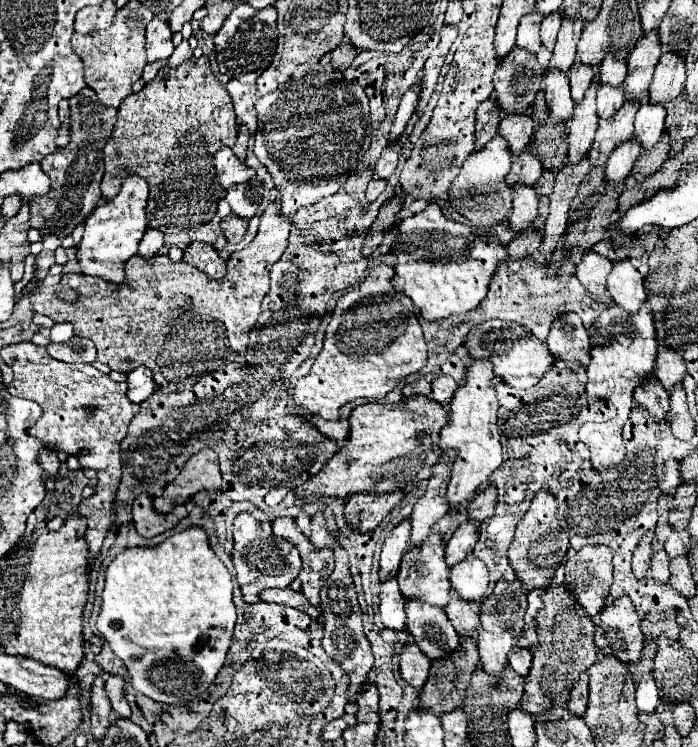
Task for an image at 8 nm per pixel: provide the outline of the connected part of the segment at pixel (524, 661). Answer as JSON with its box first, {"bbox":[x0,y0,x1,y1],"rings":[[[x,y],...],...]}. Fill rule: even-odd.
{"bbox":[509,647,531,677],"rings":[[[515,647],[515,651],[511,651],[511,655],[509,655],[509,667],[517,673],[517,675],[521,675],[521,677],[527,677],[527,673],[529,673],[529,669],[531,669],[531,651],[529,649],[519,649],[519,647]]]}

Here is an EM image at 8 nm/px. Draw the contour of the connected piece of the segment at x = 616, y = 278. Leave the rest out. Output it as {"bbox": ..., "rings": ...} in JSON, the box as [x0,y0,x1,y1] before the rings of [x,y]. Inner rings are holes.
{"bbox":[607,261,647,313],"rings":[[[625,261],[613,267],[607,279],[607,291],[613,297],[613,301],[629,313],[637,313],[647,301],[643,275]]]}

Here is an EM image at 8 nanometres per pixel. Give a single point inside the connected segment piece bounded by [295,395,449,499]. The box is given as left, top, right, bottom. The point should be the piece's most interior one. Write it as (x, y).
(390, 446)

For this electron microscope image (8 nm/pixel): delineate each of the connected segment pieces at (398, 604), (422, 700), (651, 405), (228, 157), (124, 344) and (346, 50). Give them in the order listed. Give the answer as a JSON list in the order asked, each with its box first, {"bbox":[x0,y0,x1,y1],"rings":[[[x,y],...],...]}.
[{"bbox":[381,577,405,631],"rings":[[[395,577],[387,579],[387,583],[381,585],[381,621],[387,629],[393,631],[405,631],[405,599],[395,583]]]},{"bbox":[419,637,479,717],"rings":[[[461,637],[459,655],[447,655],[447,657],[449,659],[437,659],[431,665],[429,679],[425,681],[425,685],[419,693],[419,709],[431,711],[437,717],[461,707],[463,701],[465,701],[465,689],[471,681],[473,671],[479,667],[479,653],[477,653],[477,647],[475,647],[475,639],[463,639]]]},{"bbox":[635,379,669,421],"rings":[[[651,379],[651,383],[645,383],[643,387],[637,387],[635,391],[635,401],[655,419],[663,421],[667,411],[669,411],[669,395],[659,387],[657,379]]]},{"bbox":[213,147,255,189],"rings":[[[223,147],[221,151],[217,151],[213,161],[215,161],[219,185],[223,189],[227,189],[227,187],[231,187],[235,183],[245,183],[251,177],[255,177],[255,171],[249,169],[243,161],[239,161],[229,147]]]},{"bbox":[31,203,291,395],"rings":[[[271,203],[261,215],[255,239],[245,249],[231,253],[227,275],[219,281],[211,281],[207,275],[195,271],[183,261],[173,263],[165,255],[155,255],[151,259],[135,255],[127,261],[125,283],[113,285],[101,281],[99,291],[83,293],[77,301],[63,301],[57,287],[41,287],[31,295],[33,311],[51,317],[55,323],[69,321],[77,337],[87,337],[95,343],[97,359],[109,365],[111,370],[129,373],[139,366],[149,367],[161,393],[169,395],[173,391],[189,391],[203,375],[223,367],[223,363],[245,363],[249,331],[255,327],[261,301],[269,291],[269,269],[287,249],[289,231],[291,219],[279,217],[279,205]]]},{"bbox":[333,43,357,72],"rings":[[[343,43],[343,45],[339,45],[339,47],[335,48],[333,51],[336,71],[343,72],[346,70],[352,63],[353,57],[357,55],[357,51],[355,51],[355,47],[353,45],[349,45],[349,43]]]}]

